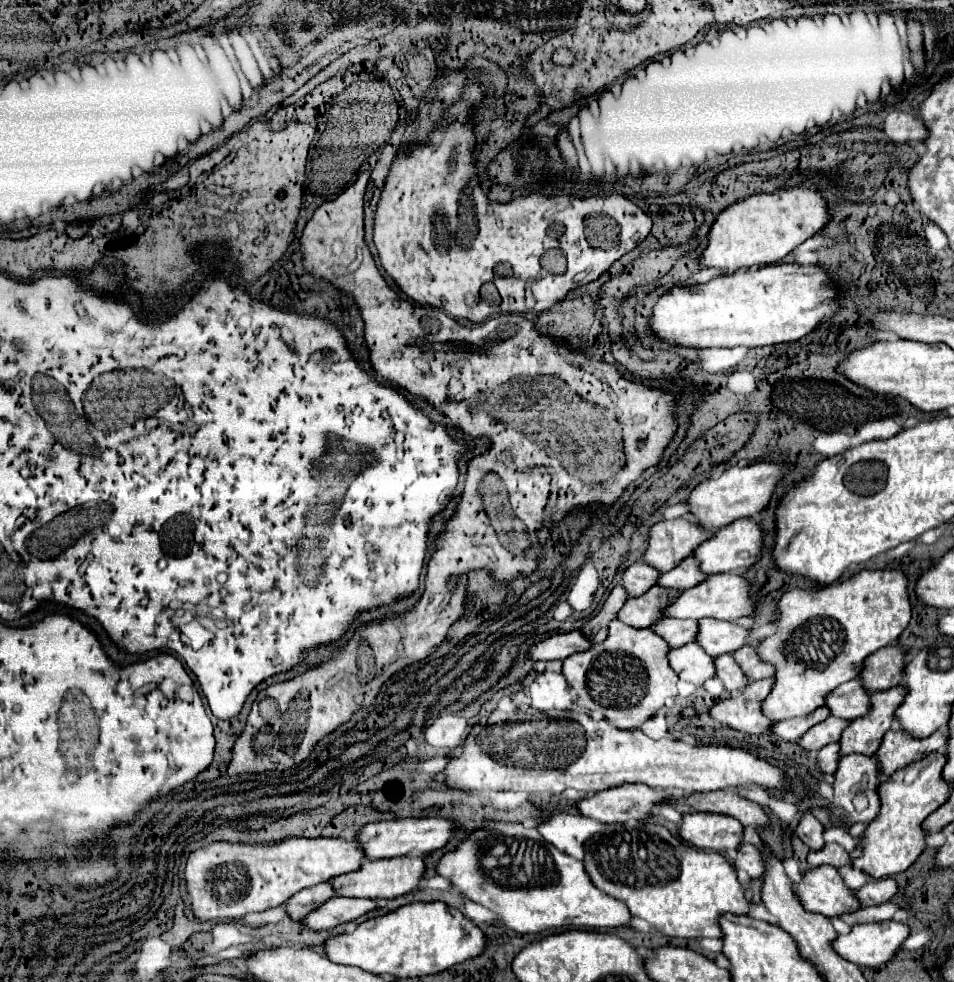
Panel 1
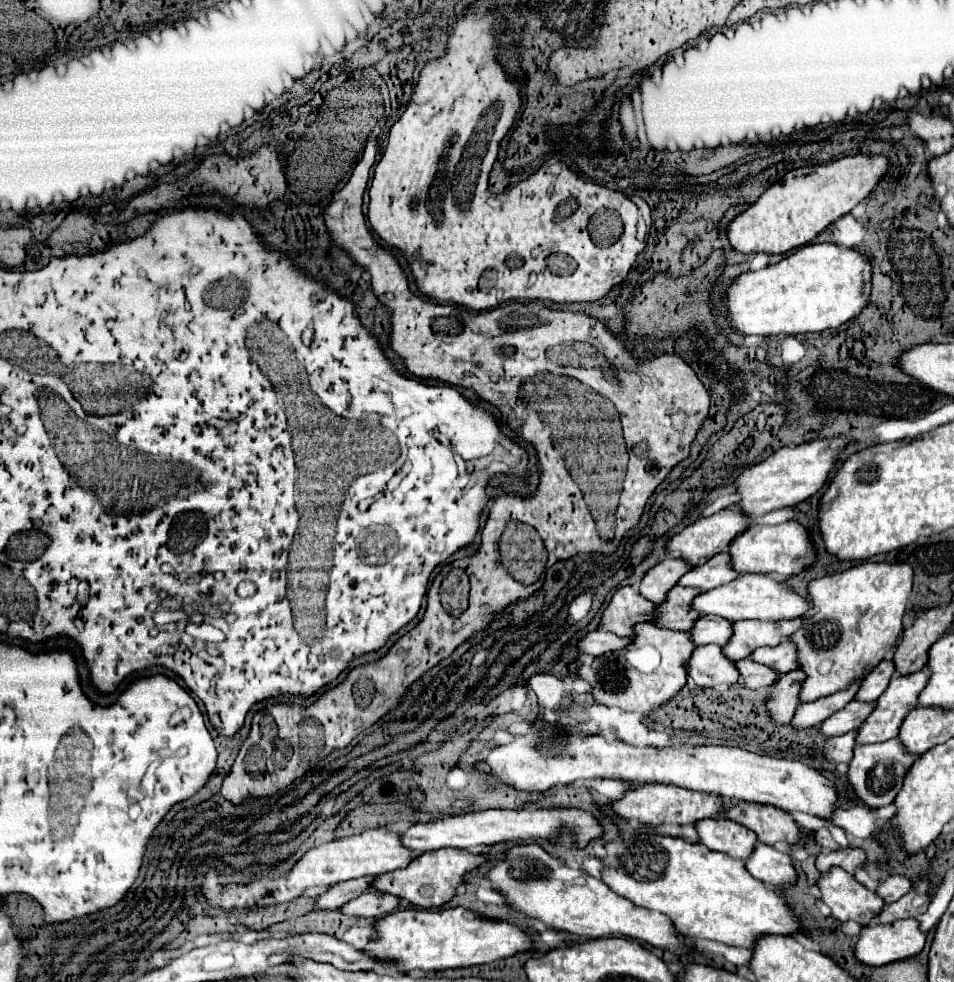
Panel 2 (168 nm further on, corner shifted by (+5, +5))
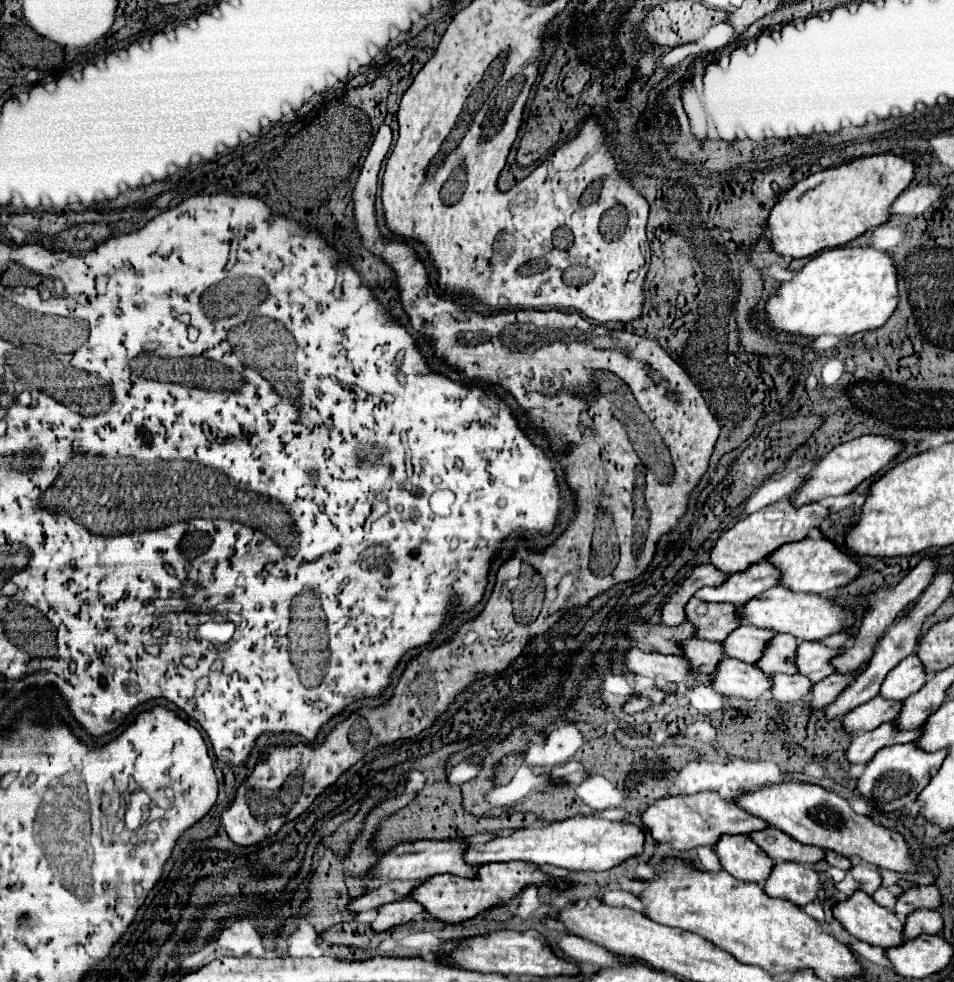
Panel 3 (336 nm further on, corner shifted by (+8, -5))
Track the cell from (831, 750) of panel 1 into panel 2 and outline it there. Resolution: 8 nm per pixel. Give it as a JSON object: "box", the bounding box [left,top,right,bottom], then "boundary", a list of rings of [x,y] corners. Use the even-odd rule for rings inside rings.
{"box":[825,731,857,763],"boundary":[[[857,731],[839,735],[839,737],[829,737],[825,743],[825,757],[829,763],[849,763],[853,749],[855,749],[855,735]]]}

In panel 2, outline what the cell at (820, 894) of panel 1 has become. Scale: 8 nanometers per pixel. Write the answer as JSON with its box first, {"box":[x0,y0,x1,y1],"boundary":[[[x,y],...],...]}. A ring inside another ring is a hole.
{"box":[817,867,885,925],"boundary":[[[833,867],[829,875],[823,875],[817,887],[823,893],[821,901],[831,909],[831,915],[837,921],[871,925],[885,905],[875,891],[869,891],[851,873],[839,867]]]}

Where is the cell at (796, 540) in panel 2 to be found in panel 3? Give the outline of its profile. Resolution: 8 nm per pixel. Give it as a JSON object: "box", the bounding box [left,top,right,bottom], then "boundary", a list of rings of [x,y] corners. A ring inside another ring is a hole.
{"box":[766,537,860,595],"boundary":[[[804,537],[802,541],[786,543],[786,545],[778,547],[776,551],[772,551],[766,557],[766,561],[778,569],[778,573],[780,573],[778,585],[784,585],[790,591],[816,593],[816,595],[832,591],[832,589],[836,589],[840,585],[846,585],[848,581],[852,581],[860,573],[860,567],[856,565],[854,557],[848,555],[846,551],[840,551],[828,539]]]}

